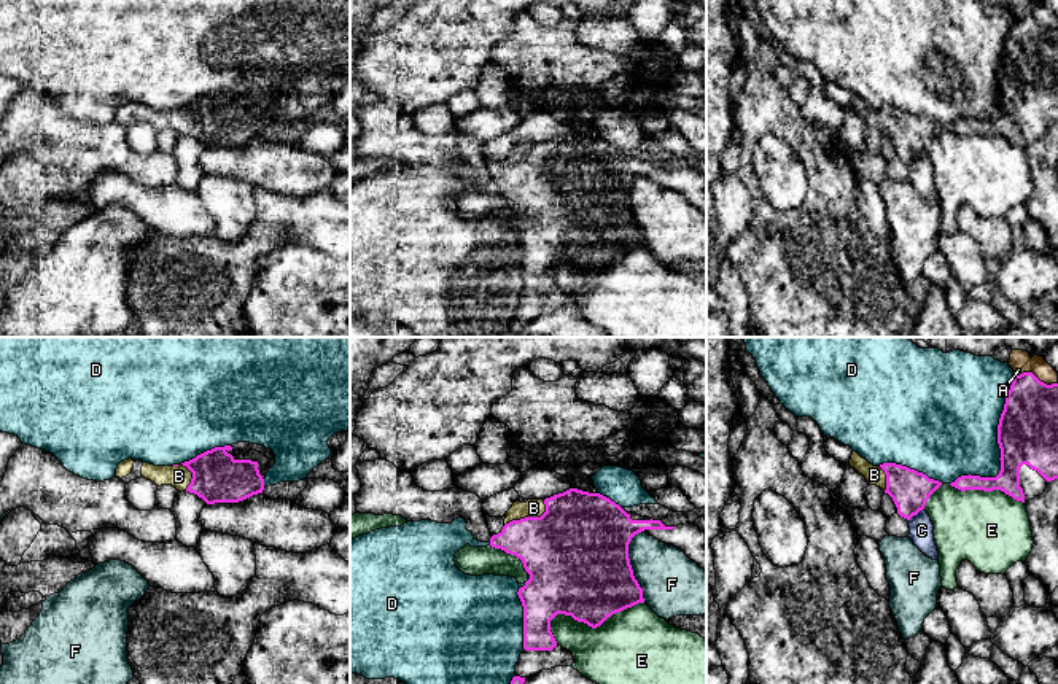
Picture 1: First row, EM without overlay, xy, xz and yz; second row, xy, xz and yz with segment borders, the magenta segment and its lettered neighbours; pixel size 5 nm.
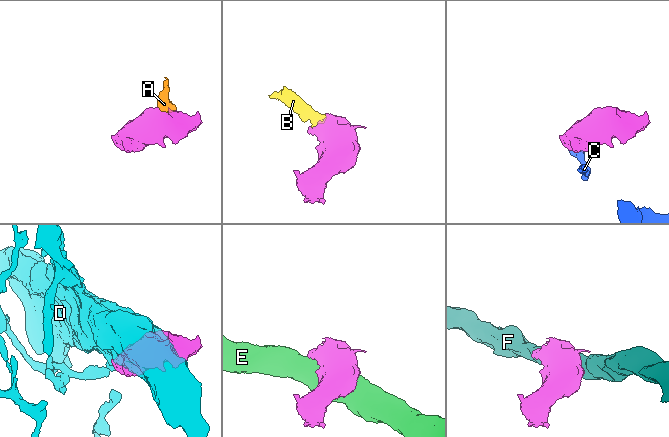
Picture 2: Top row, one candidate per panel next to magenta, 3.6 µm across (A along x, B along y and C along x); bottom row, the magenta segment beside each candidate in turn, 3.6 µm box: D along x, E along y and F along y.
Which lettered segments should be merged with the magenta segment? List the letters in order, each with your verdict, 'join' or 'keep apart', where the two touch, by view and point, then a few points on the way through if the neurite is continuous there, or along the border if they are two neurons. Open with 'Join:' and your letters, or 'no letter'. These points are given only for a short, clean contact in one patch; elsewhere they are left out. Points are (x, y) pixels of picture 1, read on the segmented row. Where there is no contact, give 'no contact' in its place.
Join: B
A: keep apart; meets magenta in yz at (1034, 376); border along yz (1015, 374), (1033, 373), (1047, 384), (1057, 384)
B: join; meets magenta in xz at (530, 517); runs through xz (567, 551), (530, 517), (533, 508)
C: keep apart; meets magenta in yz at (915, 514)
D: keep apart; meets magenta in yz at (999, 447)
E: keep apart; meets magenta in xz at (592, 627)
F: keep apart; meets magenta in xz at (630, 565)

